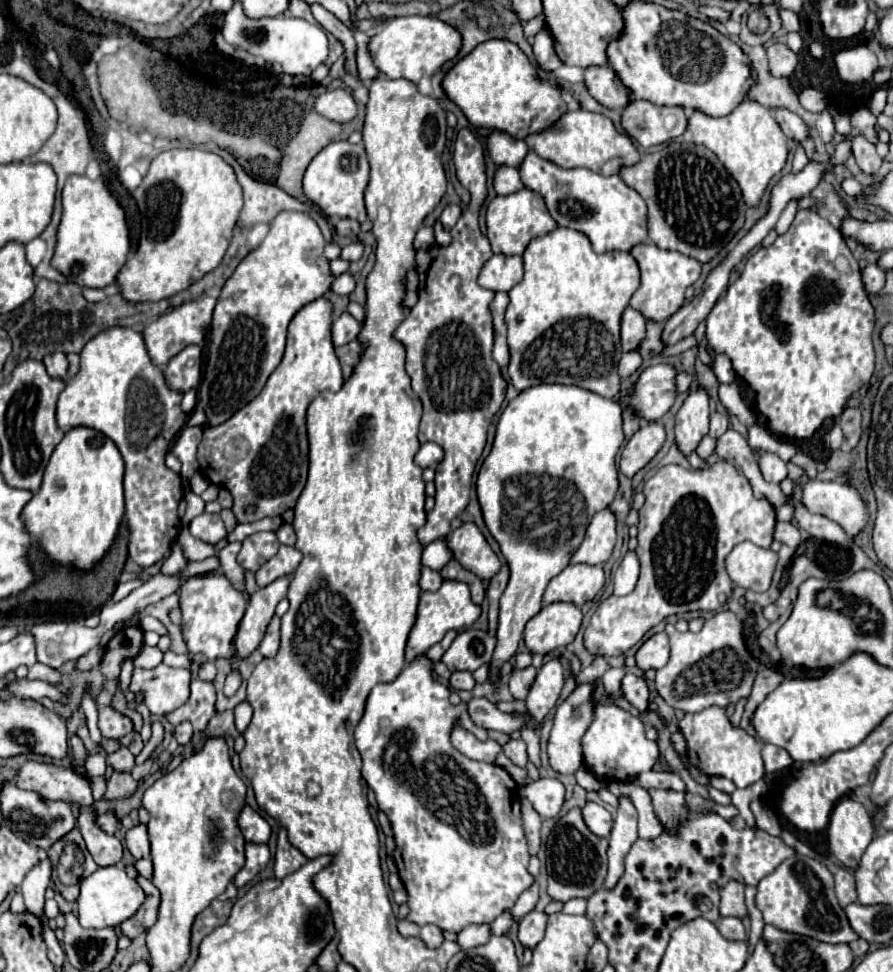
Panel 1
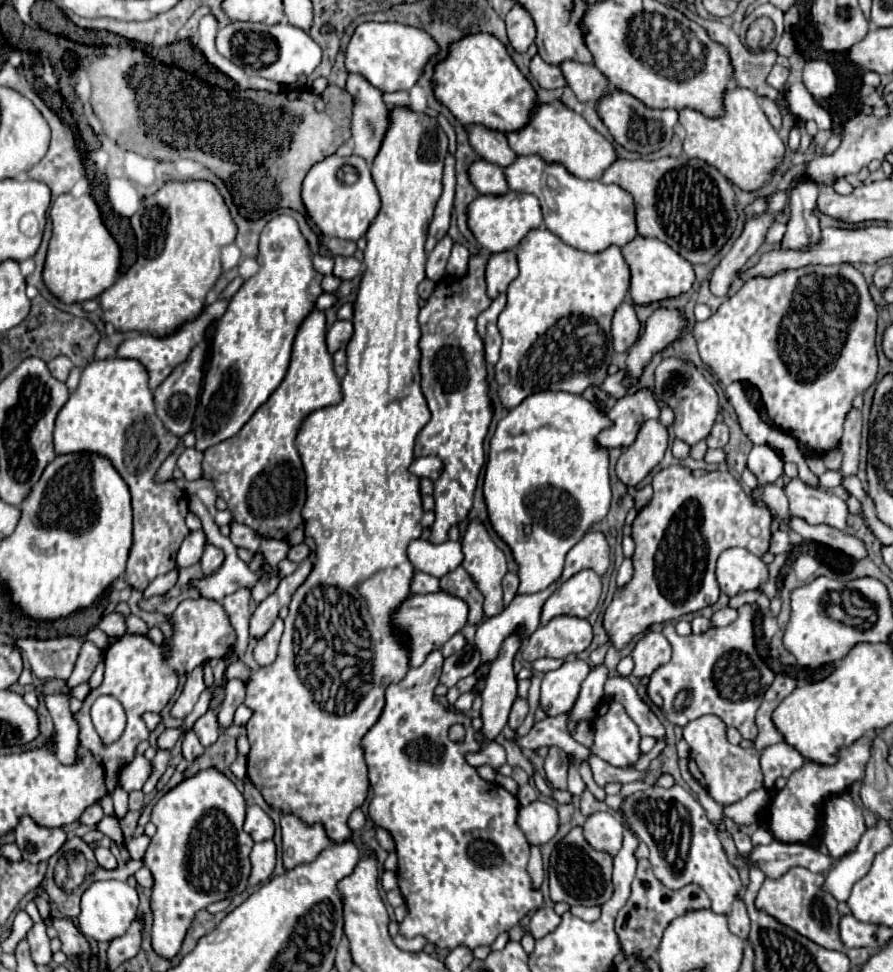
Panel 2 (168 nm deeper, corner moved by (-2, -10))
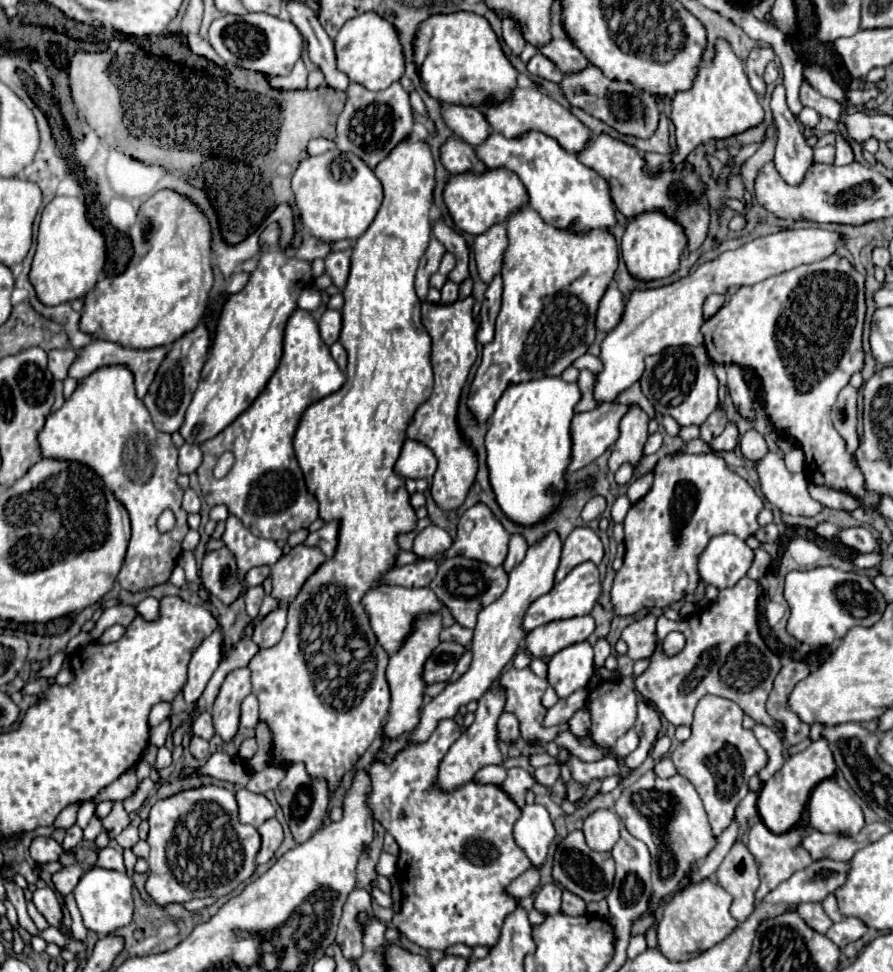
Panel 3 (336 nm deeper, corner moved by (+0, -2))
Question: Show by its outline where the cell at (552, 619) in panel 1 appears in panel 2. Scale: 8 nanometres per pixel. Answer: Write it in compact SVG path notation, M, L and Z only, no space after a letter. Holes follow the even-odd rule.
M560 615L554 617L548 625L540 625L522 645L522 659L532 663L542 657L554 657L554 659L566 659L570 655L582 653L592 641L592 625L586 619L570 617L570 615Z

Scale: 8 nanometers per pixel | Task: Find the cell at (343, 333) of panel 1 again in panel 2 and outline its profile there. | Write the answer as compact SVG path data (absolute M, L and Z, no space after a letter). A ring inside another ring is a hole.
M336 321L326 335L326 343L328 343L328 351L336 353L338 349L346 349L346 345L350 343L354 335L354 325L352 321Z

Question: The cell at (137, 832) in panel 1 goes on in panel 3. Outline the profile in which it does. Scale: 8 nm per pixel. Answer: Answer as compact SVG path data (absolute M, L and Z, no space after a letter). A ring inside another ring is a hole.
M128 825L118 837L116 837L116 843L120 845L120 847L134 847L136 843L138 843L138 827L134 827L134 825Z

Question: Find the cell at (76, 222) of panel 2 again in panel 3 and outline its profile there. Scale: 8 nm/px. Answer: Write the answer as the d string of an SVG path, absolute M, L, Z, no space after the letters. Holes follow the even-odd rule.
M54 197L40 215L38 245L28 279L36 291L36 297L44 305L70 303L84 299L96 285L96 279L106 263L106 247L102 235L86 219L84 199L80 197Z

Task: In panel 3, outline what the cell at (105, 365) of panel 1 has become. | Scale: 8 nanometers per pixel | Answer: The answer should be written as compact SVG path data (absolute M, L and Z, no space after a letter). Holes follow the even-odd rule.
M102 367L100 371L94 371L86 379L82 379L74 391L74 395L56 411L52 413L40 435L38 435L38 445L40 445L40 455L46 459L58 459L58 461L76 461L80 465L90 467L106 485L106 489L112 491L112 495L126 507L132 523L132 537L128 543L128 553L126 561L122 565L122 571L118 575L118 581L122 589L134 593L142 591L160 583L166 583L172 575L172 569L176 567L176 559L182 553L180 543L184 535L188 533L188 523L186 517L188 513L182 511L182 491L176 485L176 479L180 475L176 467L178 459L178 449L172 443L172 437L168 433L156 431L152 425L152 417L144 403L136 399L134 383L132 383L132 373L126 367ZM164 509L172 509L176 515L176 527L168 533L160 533L156 527L156 519Z

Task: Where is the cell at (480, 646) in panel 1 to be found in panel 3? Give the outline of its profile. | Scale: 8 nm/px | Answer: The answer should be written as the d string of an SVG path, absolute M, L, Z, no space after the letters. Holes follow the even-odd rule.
M450 641L440 643L424 663L424 671L422 671L424 683L432 685L432 683L450 681L456 661L460 659L462 653L464 653L464 647L460 647L458 643L450 643Z

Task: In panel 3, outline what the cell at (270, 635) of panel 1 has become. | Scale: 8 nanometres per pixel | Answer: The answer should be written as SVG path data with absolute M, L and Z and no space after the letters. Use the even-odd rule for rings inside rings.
M276 609L276 611L268 613L264 617L264 621L254 629L254 643L260 649L274 647L280 641L284 629L286 629L286 611Z

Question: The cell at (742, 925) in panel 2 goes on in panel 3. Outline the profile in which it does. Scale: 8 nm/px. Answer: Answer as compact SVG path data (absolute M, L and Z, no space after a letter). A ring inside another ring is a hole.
M738 839L732 845L732 849L728 851L728 855L716 871L716 879L720 887L734 897L732 917L738 923L742 923L752 913L752 907L756 903L754 893L760 885L758 863L744 841Z

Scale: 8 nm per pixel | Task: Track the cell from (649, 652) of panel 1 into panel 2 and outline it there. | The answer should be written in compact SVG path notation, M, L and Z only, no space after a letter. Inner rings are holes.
M646 633L634 647L632 659L634 659L634 675L636 677L650 677L658 667L666 665L670 661L672 647L668 639L662 633Z

